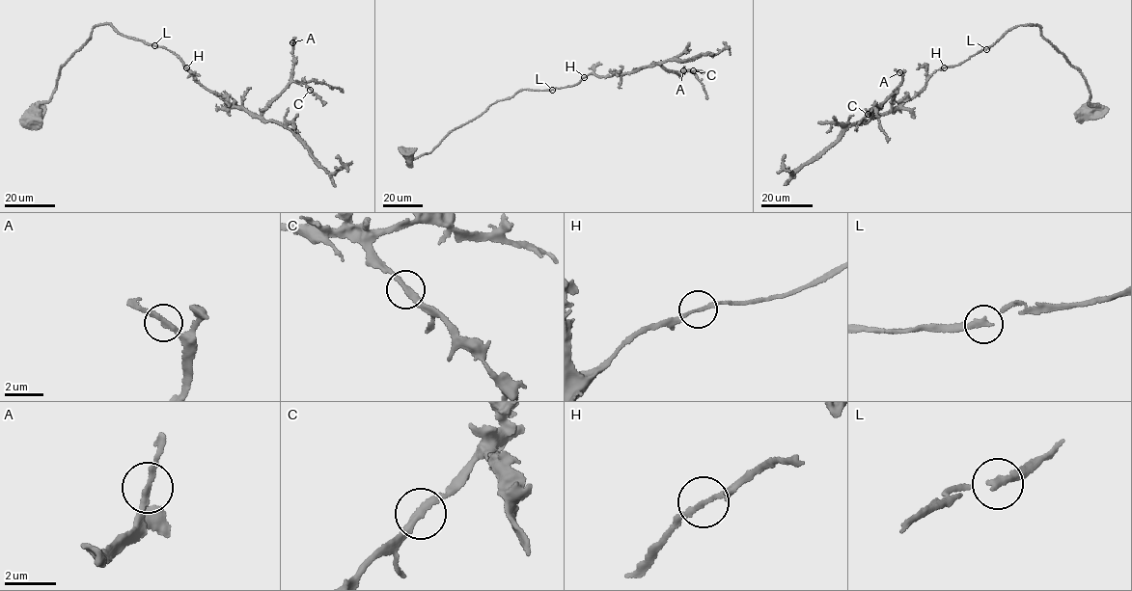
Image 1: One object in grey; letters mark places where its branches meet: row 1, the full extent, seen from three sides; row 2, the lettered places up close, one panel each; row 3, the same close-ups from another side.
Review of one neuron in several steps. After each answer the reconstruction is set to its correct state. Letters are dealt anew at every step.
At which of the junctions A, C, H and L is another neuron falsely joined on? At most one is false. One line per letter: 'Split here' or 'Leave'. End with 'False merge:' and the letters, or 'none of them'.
A: Leave
C: Leave
H: Leave
L: Leave
False merge: none of them

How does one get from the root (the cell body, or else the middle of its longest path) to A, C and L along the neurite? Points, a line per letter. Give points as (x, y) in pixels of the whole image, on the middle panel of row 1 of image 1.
A: (407, 153), (409, 161), (429, 152), (522, 90), (654, 64), (683, 70)
C: (407, 153), (409, 161), (429, 152), (523, 90), (654, 64), (693, 70)
L: (407, 153), (409, 161), (429, 152), (453, 130), (522, 90), (552, 90)

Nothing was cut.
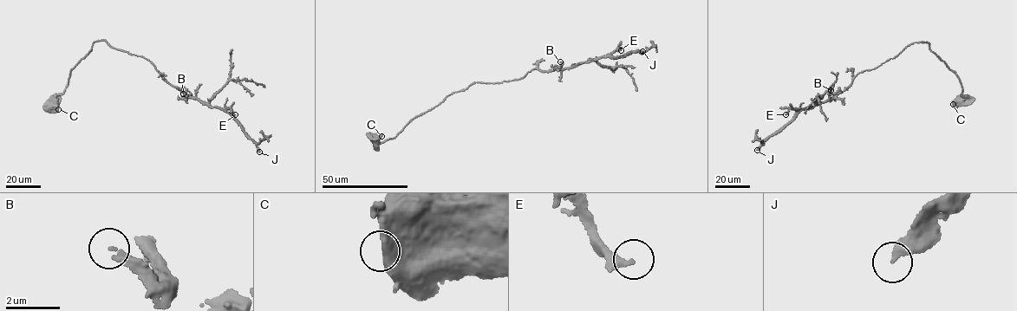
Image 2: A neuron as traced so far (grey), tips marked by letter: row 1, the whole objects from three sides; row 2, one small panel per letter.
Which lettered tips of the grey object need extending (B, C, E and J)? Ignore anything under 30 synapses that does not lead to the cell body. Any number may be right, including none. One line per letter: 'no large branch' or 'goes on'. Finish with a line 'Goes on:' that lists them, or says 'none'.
B: no large branch
C: no large branch
E: no large branch
J: goes on
Goes on: J

